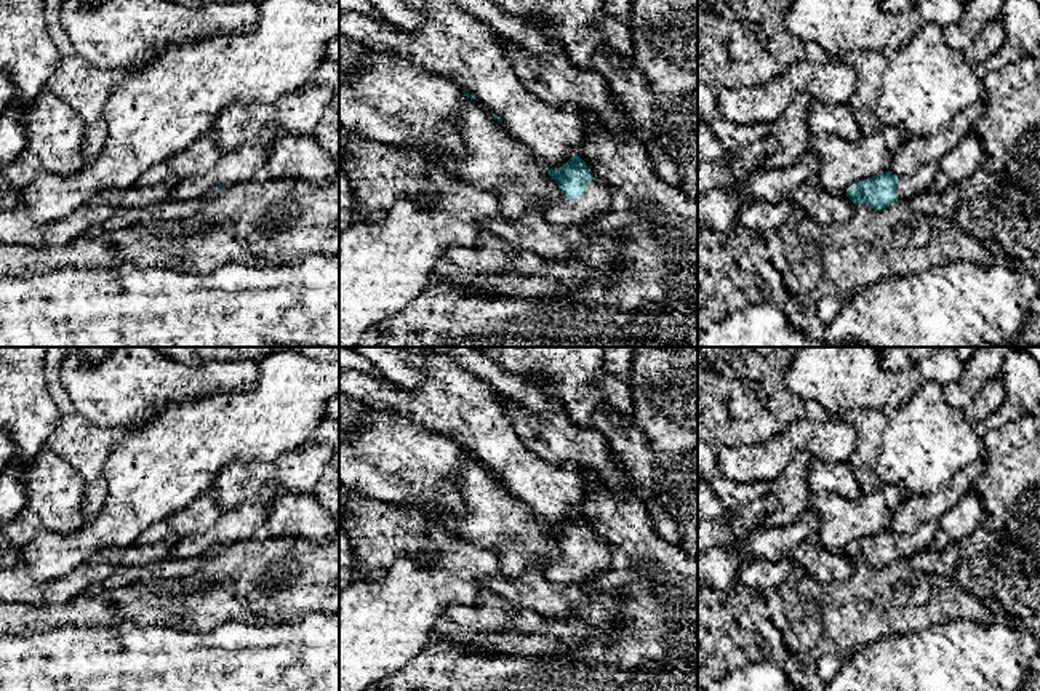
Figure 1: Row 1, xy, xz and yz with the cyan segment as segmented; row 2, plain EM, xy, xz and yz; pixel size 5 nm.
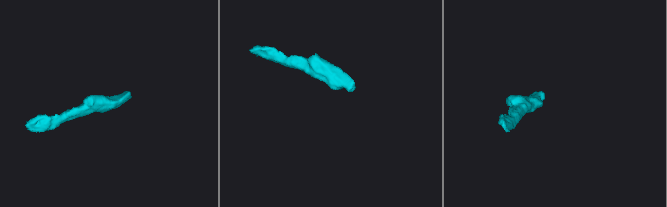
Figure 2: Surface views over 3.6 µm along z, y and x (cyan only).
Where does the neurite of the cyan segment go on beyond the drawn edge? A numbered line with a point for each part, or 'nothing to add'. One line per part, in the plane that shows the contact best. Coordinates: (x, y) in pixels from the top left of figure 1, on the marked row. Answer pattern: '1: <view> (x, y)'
1: xz (597, 200)

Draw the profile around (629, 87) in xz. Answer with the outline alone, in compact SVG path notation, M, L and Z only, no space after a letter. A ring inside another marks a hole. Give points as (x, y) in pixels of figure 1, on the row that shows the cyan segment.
M603 53L594 56L594 70L608 82L613 96L629 115L632 134L643 144L651 142L656 136L653 125L656 98L642 72L630 59Z

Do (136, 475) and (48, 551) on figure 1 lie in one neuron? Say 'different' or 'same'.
same

